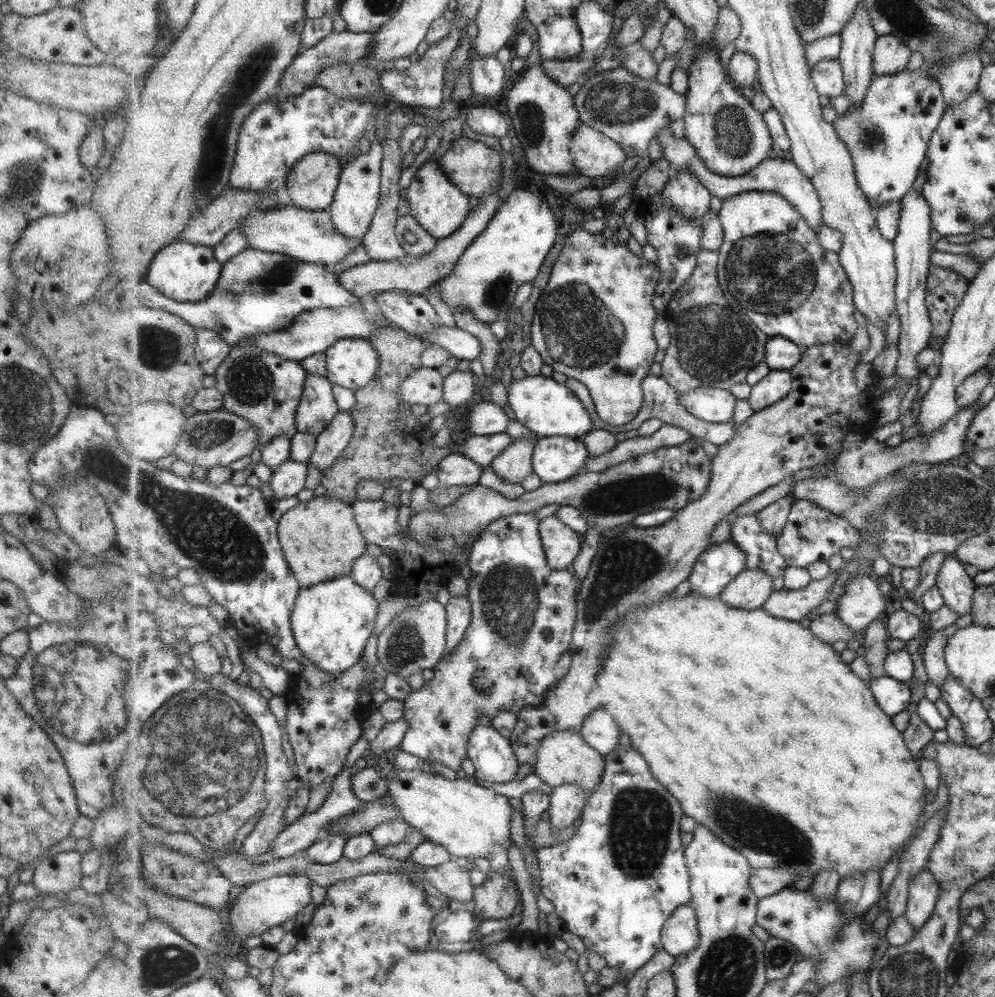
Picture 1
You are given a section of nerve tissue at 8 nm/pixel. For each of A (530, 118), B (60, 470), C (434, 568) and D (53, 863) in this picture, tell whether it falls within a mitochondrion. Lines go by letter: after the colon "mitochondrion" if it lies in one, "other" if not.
A: mitochondrion
B: mitochondrion
C: mitochondrion
D: other

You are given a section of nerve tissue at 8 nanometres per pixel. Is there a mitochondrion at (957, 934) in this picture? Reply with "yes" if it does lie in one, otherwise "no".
no

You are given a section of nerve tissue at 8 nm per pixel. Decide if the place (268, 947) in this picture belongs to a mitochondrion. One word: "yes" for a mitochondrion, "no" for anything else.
no

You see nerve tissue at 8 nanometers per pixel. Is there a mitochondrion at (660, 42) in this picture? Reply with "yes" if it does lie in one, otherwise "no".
no

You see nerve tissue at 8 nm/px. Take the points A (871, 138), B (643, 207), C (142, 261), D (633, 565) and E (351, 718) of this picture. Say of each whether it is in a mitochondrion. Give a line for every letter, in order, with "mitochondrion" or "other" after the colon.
A: mitochondrion
B: other
C: other
D: mitochondrion
E: other

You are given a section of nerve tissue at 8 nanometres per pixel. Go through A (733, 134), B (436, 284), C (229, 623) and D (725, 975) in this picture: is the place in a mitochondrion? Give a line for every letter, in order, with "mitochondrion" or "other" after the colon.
A: mitochondrion
B: other
C: other
D: mitochondrion

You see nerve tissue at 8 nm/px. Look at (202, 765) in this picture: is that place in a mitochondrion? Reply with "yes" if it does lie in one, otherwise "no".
yes

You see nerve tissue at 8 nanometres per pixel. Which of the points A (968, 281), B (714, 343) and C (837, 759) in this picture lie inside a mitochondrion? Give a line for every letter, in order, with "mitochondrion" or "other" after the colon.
A: other
B: mitochondrion
C: other

